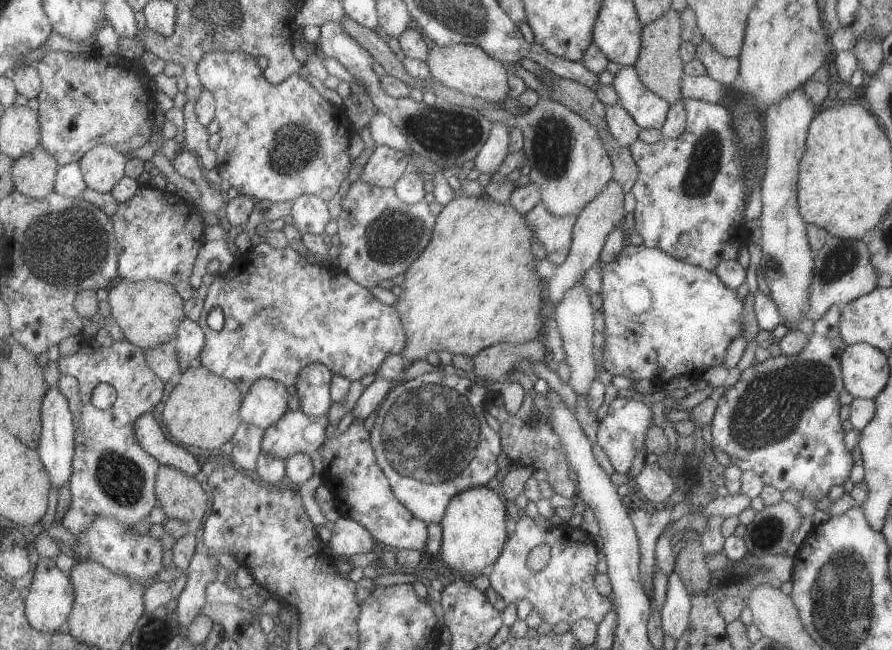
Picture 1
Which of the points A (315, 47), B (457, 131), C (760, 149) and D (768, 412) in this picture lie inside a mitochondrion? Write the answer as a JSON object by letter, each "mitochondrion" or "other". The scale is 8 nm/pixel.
{"A":"other","B":"mitochondrion","C":"other","D":"mitochondrion"}

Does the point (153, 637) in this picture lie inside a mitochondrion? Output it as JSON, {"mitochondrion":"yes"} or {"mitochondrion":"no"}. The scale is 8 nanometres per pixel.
{"mitochondrion":"yes"}

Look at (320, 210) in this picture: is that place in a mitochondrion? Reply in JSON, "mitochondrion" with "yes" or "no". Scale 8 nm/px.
{"mitochondrion":"no"}

